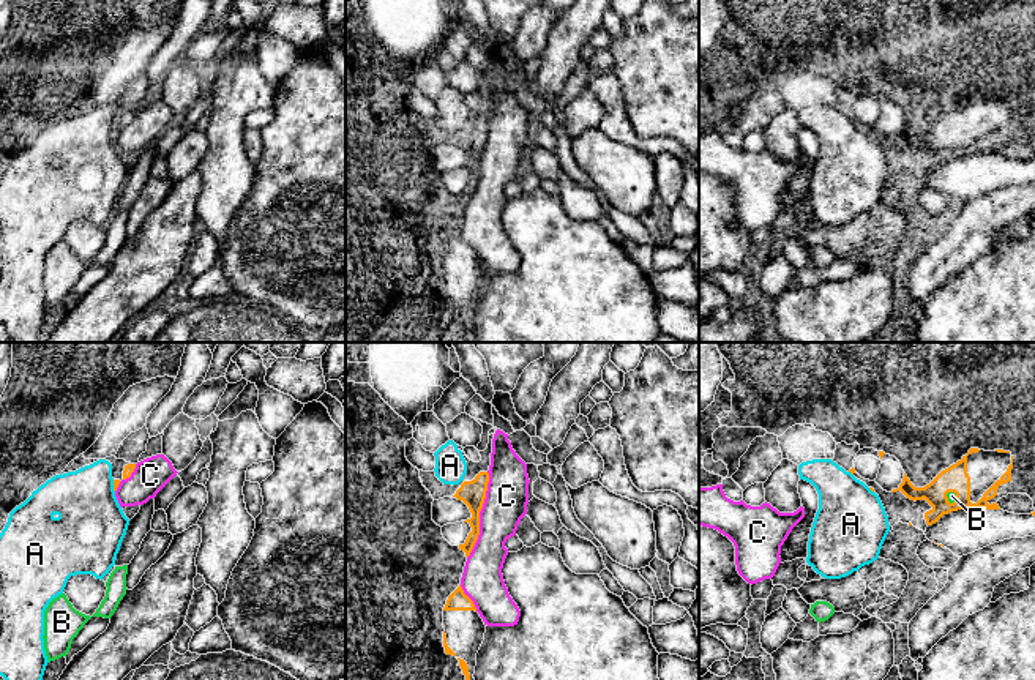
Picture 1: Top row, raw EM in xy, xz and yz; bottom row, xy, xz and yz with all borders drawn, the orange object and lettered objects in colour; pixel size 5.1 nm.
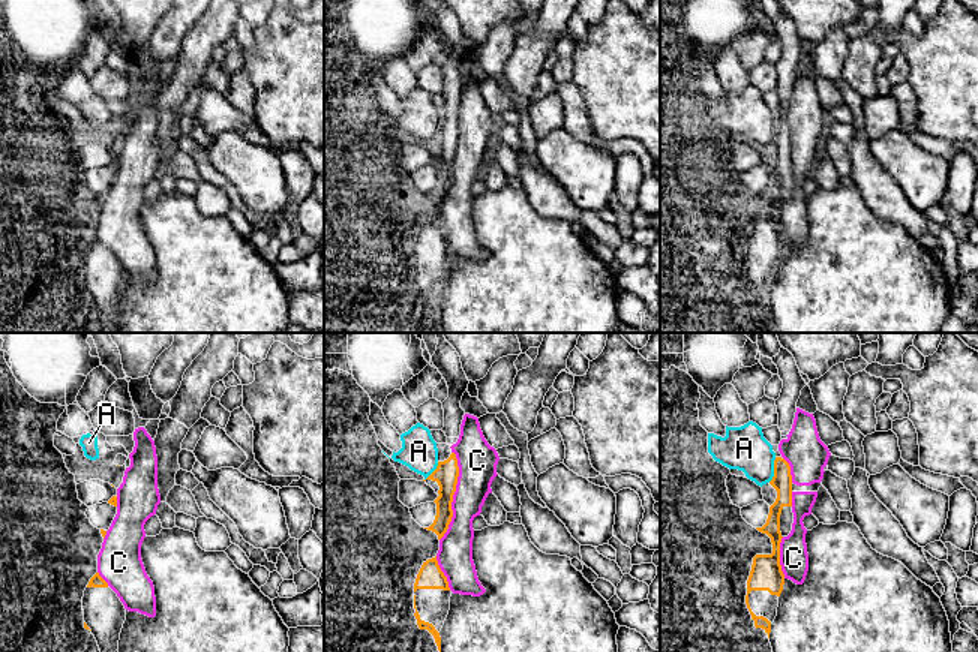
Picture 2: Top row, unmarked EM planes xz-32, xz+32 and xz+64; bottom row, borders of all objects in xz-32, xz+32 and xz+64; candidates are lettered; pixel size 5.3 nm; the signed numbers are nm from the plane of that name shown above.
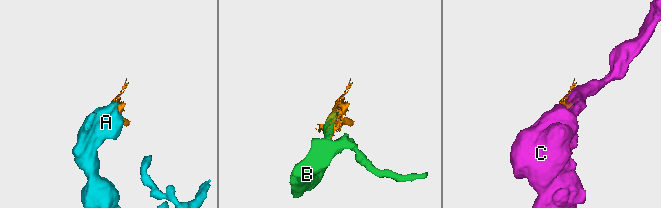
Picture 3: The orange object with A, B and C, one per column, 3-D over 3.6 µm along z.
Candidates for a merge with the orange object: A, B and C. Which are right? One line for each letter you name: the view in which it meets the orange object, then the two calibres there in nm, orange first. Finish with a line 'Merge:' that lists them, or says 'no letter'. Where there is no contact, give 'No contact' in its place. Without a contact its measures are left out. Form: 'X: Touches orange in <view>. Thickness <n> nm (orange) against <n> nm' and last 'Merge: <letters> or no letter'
Merge: no letter

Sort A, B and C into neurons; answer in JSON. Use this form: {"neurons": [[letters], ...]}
{"neurons": [["A"], ["B"], ["C"]]}

